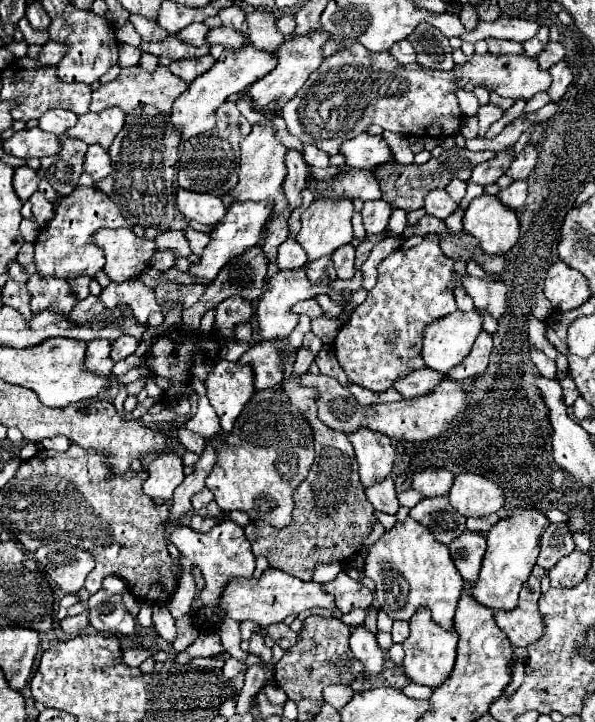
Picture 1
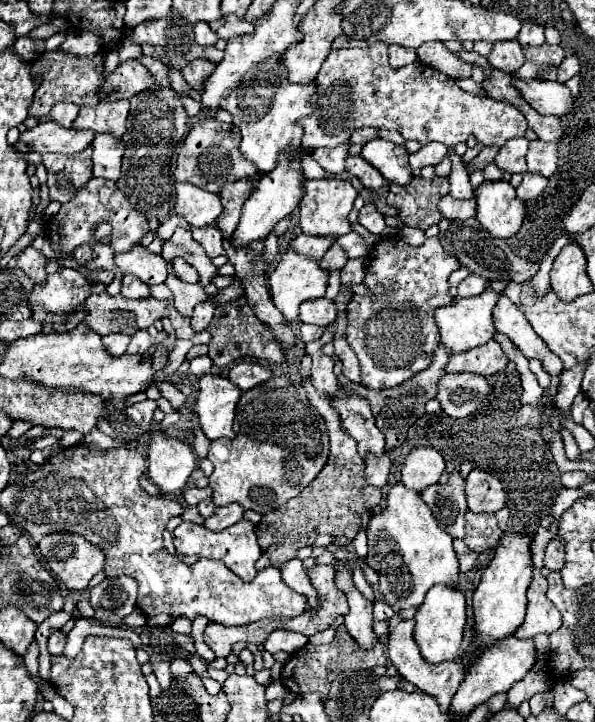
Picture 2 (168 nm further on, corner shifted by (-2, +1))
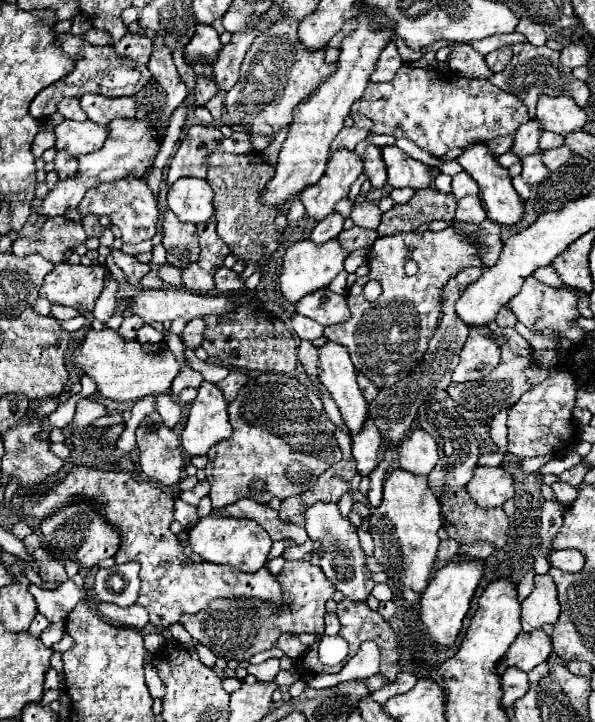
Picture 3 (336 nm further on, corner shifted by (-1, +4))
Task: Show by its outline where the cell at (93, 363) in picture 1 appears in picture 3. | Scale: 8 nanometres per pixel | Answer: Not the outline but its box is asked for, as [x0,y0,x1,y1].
[117,316,145,340]

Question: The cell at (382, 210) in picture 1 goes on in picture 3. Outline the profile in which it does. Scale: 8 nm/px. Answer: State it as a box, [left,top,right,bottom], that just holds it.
[351,200,381,230]

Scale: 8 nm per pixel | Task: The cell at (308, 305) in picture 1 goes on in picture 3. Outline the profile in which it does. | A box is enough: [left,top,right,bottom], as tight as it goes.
[295,288,349,326]

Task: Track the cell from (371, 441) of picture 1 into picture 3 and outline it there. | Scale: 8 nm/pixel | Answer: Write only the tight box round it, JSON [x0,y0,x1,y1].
[317,342,369,436]

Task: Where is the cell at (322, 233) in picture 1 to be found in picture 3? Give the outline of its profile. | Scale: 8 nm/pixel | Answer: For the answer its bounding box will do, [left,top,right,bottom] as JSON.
[301,150,363,222]

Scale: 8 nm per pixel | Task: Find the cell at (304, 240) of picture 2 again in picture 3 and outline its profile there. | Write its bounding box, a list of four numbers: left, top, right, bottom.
[309,212,343,244]

